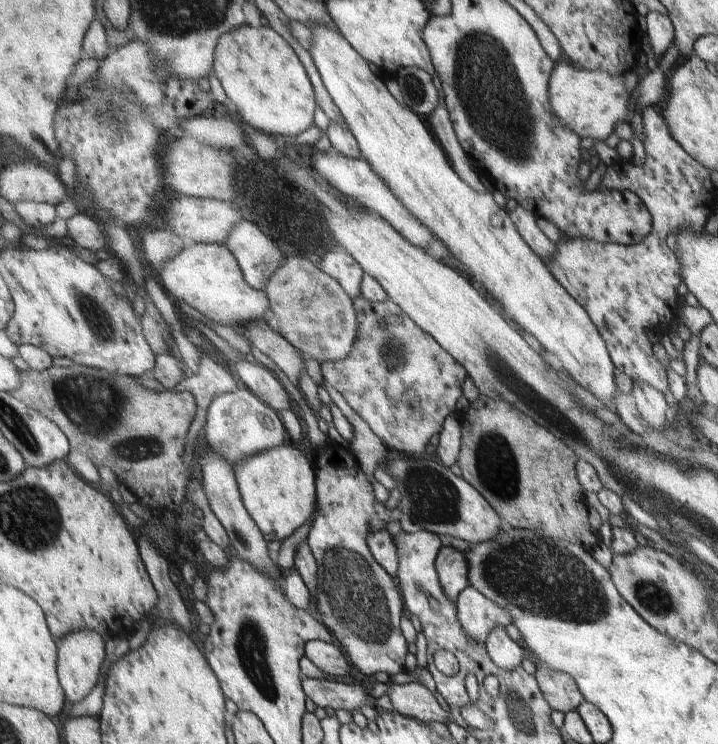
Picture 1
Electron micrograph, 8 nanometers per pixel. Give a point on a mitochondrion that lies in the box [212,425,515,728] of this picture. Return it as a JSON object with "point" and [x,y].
{"point":[354,598]}

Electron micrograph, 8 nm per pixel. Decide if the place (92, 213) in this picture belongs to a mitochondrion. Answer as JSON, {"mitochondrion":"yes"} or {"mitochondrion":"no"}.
{"mitochondrion":"no"}

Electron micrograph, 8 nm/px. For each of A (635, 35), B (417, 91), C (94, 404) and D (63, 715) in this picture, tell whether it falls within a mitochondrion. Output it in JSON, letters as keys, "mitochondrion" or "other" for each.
{"A":"other","B":"mitochondrion","C":"mitochondrion","D":"other"}

